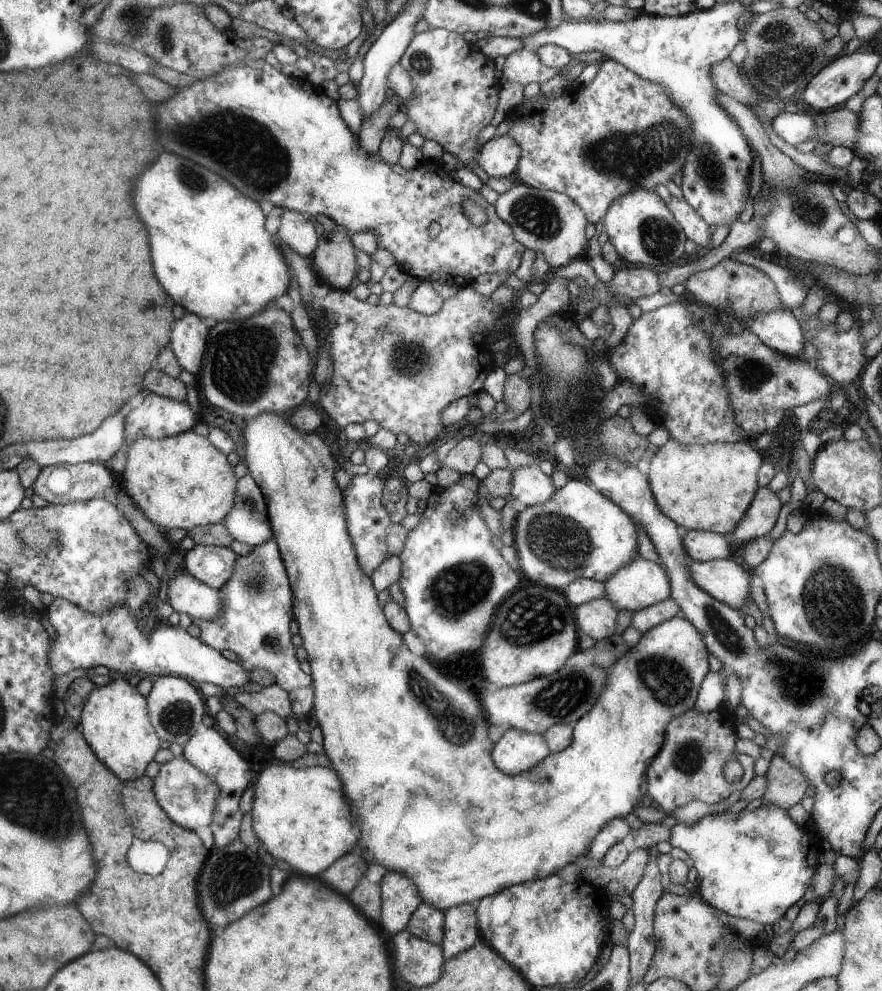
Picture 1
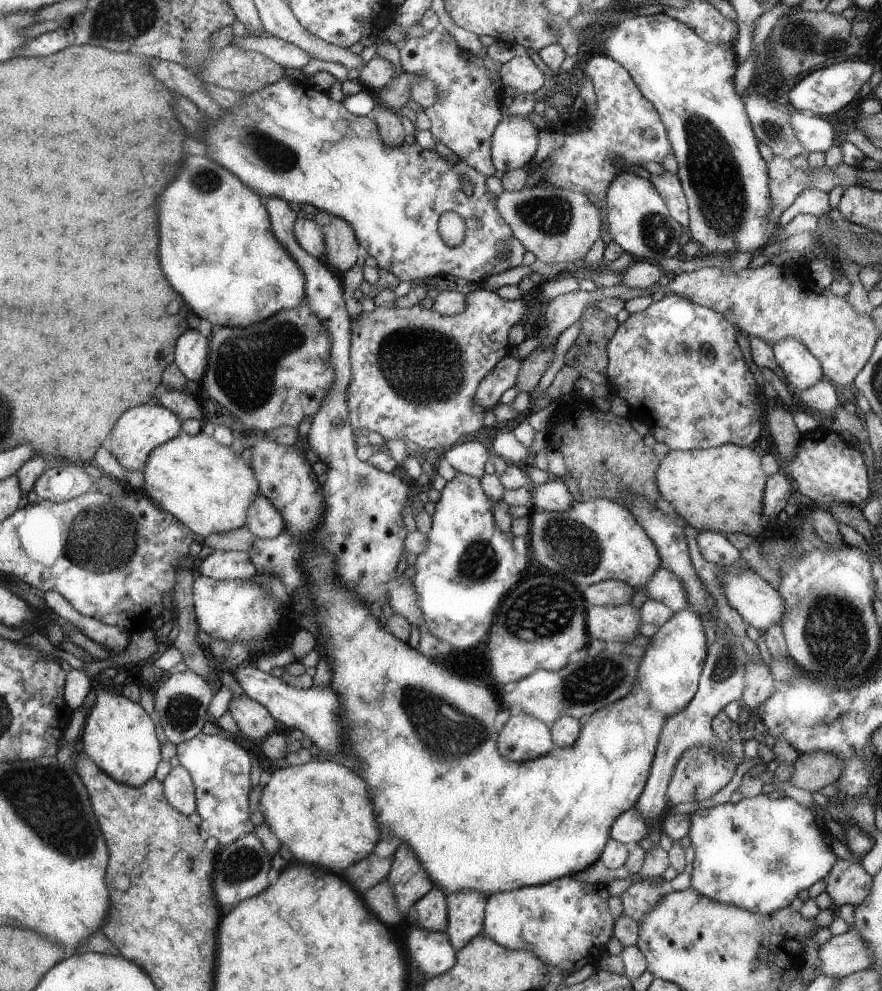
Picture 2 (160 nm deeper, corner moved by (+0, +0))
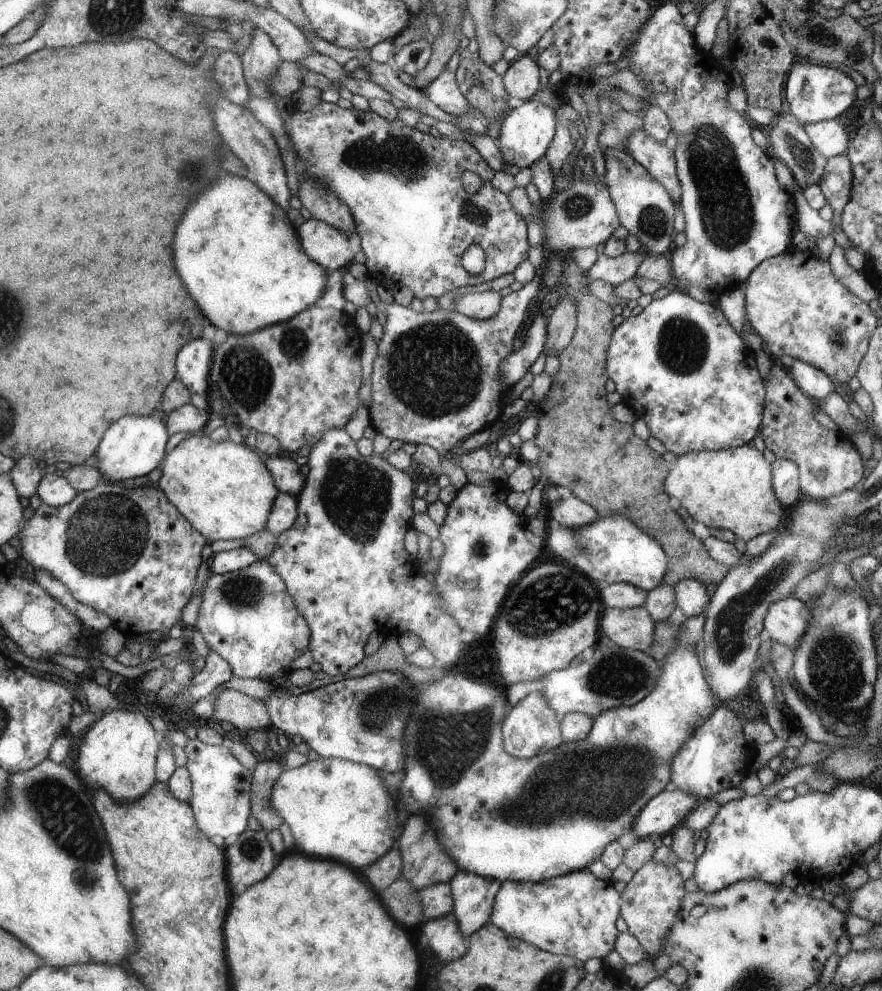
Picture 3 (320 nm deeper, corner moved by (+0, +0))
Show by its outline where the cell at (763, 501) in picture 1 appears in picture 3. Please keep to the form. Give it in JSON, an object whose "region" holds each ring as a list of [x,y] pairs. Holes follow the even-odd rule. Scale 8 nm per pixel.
{"region":[[[776,459],[774,467],[774,487],[779,501],[784,506],[794,506],[802,498],[799,481],[799,466],[788,459]]]}

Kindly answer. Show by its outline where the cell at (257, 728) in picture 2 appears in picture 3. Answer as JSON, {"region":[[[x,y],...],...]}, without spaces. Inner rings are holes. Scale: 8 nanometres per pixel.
{"region":[[[231,689],[219,692],[214,699],[213,718],[218,720],[219,723],[222,720],[231,722],[236,728],[247,730],[249,733],[262,729],[268,730],[268,727],[271,726],[267,706],[261,700]]]}

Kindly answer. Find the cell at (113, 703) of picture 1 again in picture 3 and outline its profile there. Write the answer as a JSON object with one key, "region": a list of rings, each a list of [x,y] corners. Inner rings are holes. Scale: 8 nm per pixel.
{"region":[[[111,710],[86,729],[78,748],[78,774],[92,790],[102,789],[120,803],[143,797],[155,784],[158,736],[142,713]]]}

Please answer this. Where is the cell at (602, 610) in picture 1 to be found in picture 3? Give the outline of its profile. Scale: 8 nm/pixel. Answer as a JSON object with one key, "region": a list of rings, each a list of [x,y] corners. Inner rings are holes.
{"region":[[[646,606],[635,609],[604,607],[600,630],[619,647],[650,654],[655,641],[656,620]]]}

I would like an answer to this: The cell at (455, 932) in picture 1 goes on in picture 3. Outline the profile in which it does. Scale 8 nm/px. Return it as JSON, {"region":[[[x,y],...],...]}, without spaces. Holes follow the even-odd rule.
{"region":[[[459,869],[450,880],[451,894],[454,896],[455,917],[459,920],[460,930],[468,938],[476,930],[490,924],[491,914],[494,912],[495,898],[498,896],[502,883],[500,880],[486,878],[467,870]]]}

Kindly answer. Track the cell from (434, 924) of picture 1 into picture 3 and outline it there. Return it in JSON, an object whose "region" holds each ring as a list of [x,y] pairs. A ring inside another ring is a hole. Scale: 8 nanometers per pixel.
{"region":[[[450,882],[436,883],[419,890],[426,920],[435,919],[452,913],[454,896],[451,894]]]}

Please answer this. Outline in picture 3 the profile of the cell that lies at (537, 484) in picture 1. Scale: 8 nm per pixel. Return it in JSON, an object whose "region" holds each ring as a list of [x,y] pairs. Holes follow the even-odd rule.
{"region":[[[569,491],[562,492],[561,500],[551,504],[550,508],[550,518],[554,519],[560,526],[569,529],[588,526],[601,517],[593,506],[586,504]]]}

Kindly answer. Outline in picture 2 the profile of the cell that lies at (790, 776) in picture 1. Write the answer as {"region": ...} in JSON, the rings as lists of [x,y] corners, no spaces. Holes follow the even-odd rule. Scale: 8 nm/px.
{"region":[[[820,751],[799,754],[793,765],[795,771],[788,781],[793,787],[813,793],[837,782],[845,760],[838,753]]]}

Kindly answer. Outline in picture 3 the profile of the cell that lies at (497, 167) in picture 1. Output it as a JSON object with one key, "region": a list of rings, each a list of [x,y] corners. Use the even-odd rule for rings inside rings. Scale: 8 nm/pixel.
{"region":[[[528,99],[521,104],[518,103],[505,116],[495,144],[508,165],[516,165],[520,168],[529,167],[544,158],[558,128],[559,121],[556,118],[556,109],[552,109],[537,99]]]}

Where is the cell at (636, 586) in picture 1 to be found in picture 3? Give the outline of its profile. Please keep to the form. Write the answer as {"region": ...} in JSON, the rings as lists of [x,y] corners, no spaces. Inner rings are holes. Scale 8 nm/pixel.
{"region":[[[696,579],[681,580],[674,585],[676,602],[687,617],[704,614],[711,599],[706,587],[707,584]]]}

